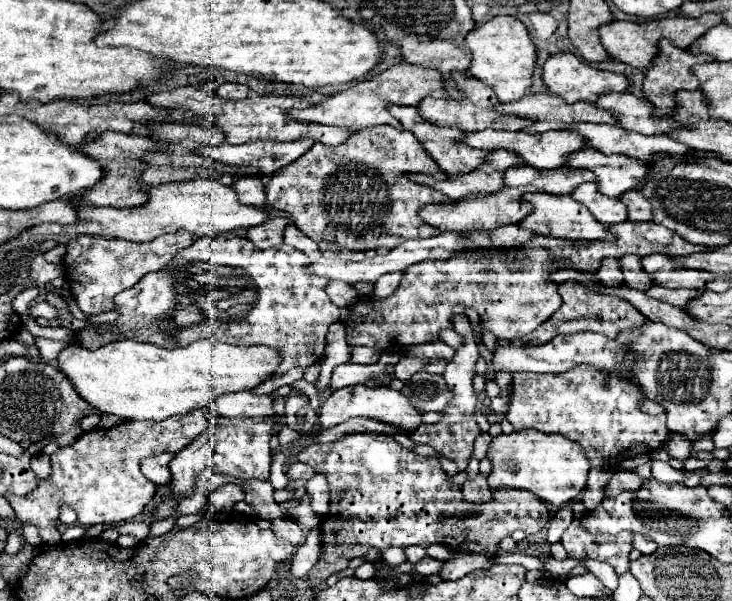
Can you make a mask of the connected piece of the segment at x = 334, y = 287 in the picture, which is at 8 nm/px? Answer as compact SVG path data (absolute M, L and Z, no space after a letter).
M330 282L326 286L326 294L338 308L348 308L358 298L358 292L346 282Z

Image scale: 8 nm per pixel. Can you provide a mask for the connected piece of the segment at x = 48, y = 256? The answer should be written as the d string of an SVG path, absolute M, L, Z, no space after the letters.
M59 244L56 248L44 253L46 261L54 264L63 264L66 246Z

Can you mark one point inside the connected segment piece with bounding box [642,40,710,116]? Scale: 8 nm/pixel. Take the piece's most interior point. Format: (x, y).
(670, 72)

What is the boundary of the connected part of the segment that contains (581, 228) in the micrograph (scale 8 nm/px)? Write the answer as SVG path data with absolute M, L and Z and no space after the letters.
M534 192L534 194L524 194L524 200L532 202L532 214L528 214L524 222L520 222L520 226L526 230L540 232L554 238L566 238L566 240L612 240L614 238L606 226L600 226L600 222L596 222L596 218L592 218L592 214L570 196Z

